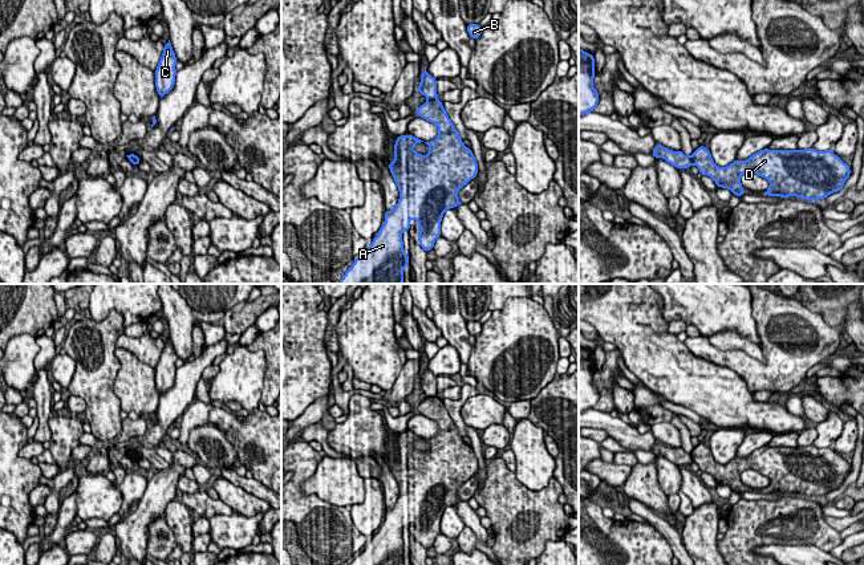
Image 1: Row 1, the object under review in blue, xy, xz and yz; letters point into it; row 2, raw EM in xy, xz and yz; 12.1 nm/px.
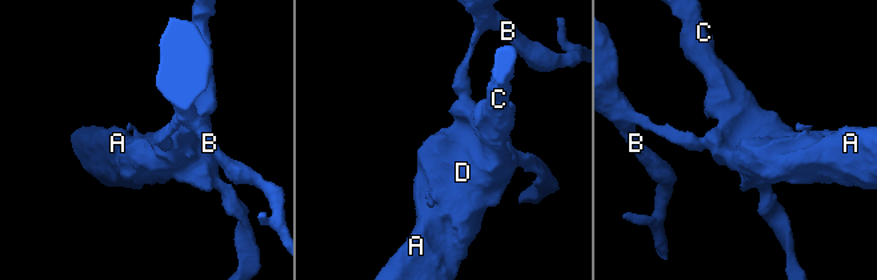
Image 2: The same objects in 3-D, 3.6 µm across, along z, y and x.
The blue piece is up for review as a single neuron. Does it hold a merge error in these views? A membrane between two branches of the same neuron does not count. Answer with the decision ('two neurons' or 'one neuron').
two neurons

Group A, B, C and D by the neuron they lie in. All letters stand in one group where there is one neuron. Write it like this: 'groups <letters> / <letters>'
groups A C D / B

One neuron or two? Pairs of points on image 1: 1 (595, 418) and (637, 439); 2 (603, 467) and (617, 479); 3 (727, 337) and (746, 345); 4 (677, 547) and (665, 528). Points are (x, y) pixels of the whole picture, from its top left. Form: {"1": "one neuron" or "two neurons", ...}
{"1": "one neuron", "2": "one neuron", "3": "one neuron", "4": "one neuron"}

